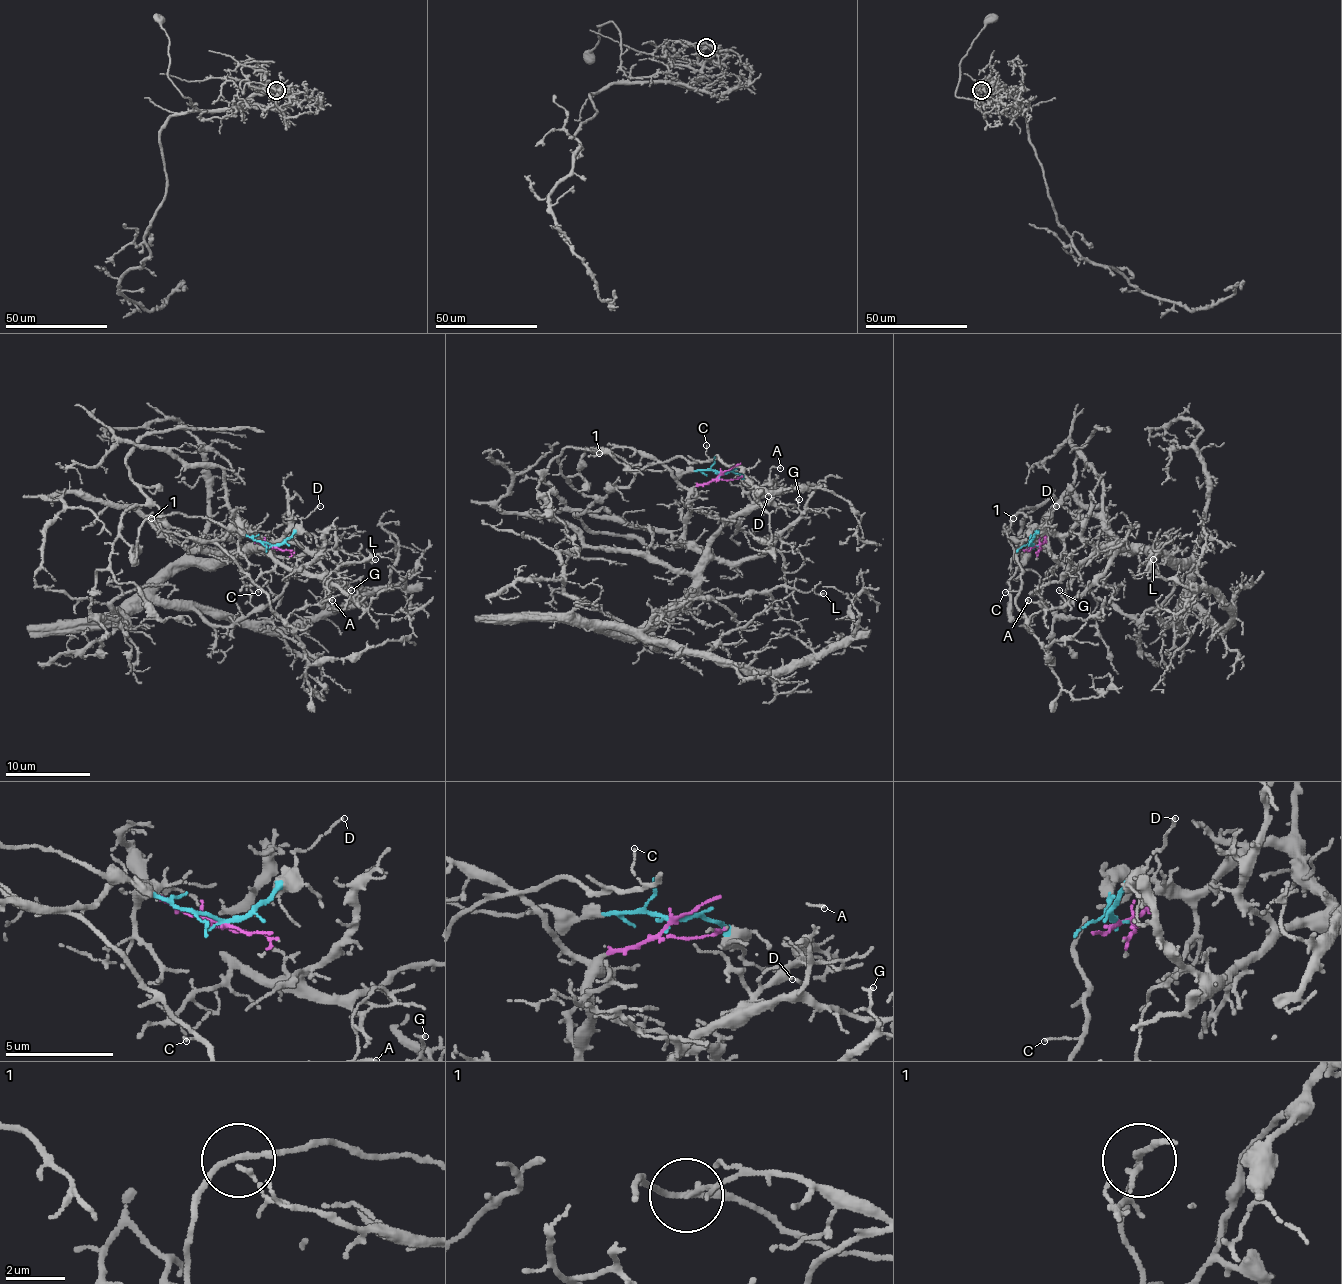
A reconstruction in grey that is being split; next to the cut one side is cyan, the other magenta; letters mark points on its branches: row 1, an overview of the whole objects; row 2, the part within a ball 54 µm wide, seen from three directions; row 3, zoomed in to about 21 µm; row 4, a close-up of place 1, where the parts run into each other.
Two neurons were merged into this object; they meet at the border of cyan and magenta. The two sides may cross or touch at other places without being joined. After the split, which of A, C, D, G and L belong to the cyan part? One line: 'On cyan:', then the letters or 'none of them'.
On cyan: A, C, D

